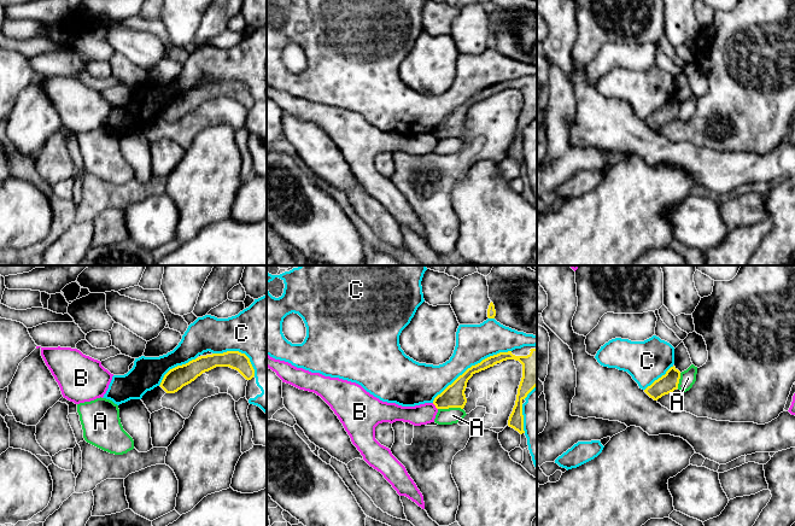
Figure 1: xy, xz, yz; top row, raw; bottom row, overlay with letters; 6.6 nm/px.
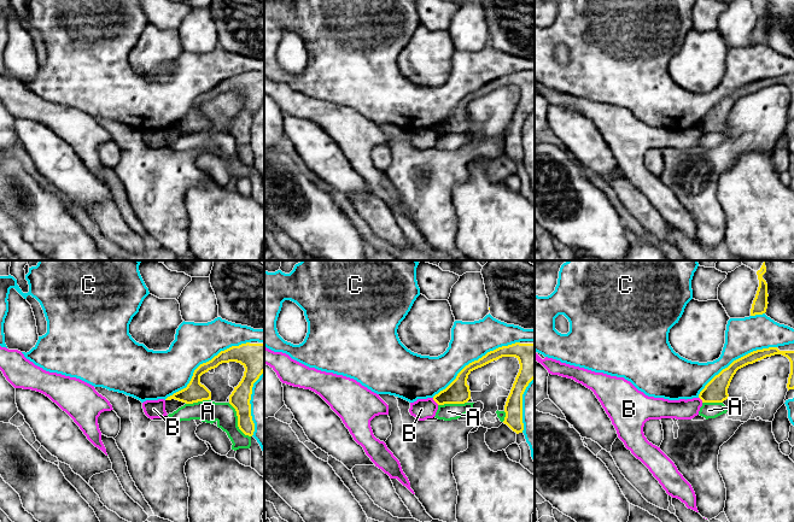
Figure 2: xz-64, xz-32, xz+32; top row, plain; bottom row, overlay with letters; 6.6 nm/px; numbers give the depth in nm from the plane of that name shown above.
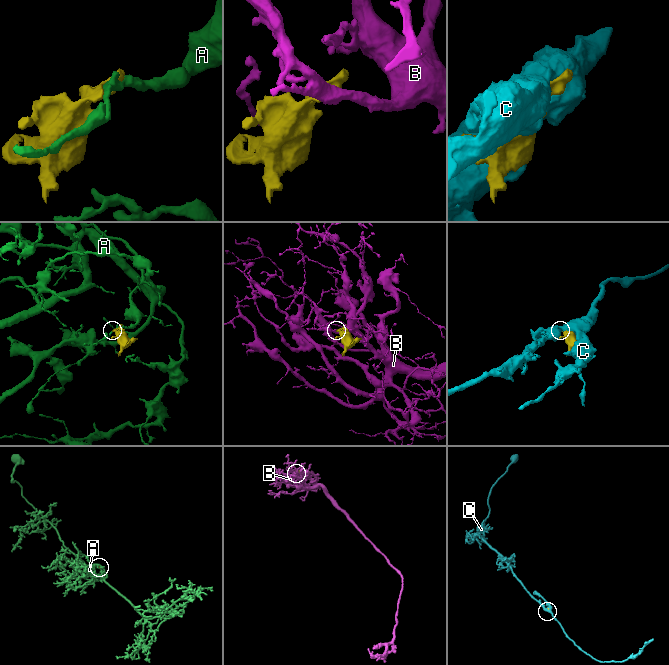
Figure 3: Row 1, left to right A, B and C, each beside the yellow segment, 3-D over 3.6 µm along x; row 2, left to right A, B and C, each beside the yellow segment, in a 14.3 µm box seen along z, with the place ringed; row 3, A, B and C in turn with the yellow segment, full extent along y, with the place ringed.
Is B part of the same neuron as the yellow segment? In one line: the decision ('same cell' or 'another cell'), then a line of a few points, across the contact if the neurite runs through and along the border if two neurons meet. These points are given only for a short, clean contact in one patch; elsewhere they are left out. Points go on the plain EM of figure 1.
another cell; line xz (432, 133), (437, 139)

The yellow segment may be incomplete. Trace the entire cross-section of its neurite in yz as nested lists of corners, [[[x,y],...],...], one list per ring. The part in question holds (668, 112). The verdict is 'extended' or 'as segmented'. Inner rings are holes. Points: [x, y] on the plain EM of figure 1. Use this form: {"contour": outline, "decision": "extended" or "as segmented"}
{"contour": [[[673,95],[671,97],[665,105],[655,110],[650,116],[648,116],[644,122],[657,130],[665,124],[668,124],[678,118],[680,109],[680,101]]], "decision": "as segmented"}

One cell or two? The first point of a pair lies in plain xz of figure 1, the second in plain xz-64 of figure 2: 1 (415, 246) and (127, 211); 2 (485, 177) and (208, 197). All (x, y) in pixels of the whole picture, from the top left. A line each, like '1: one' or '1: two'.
1: one
2: one

